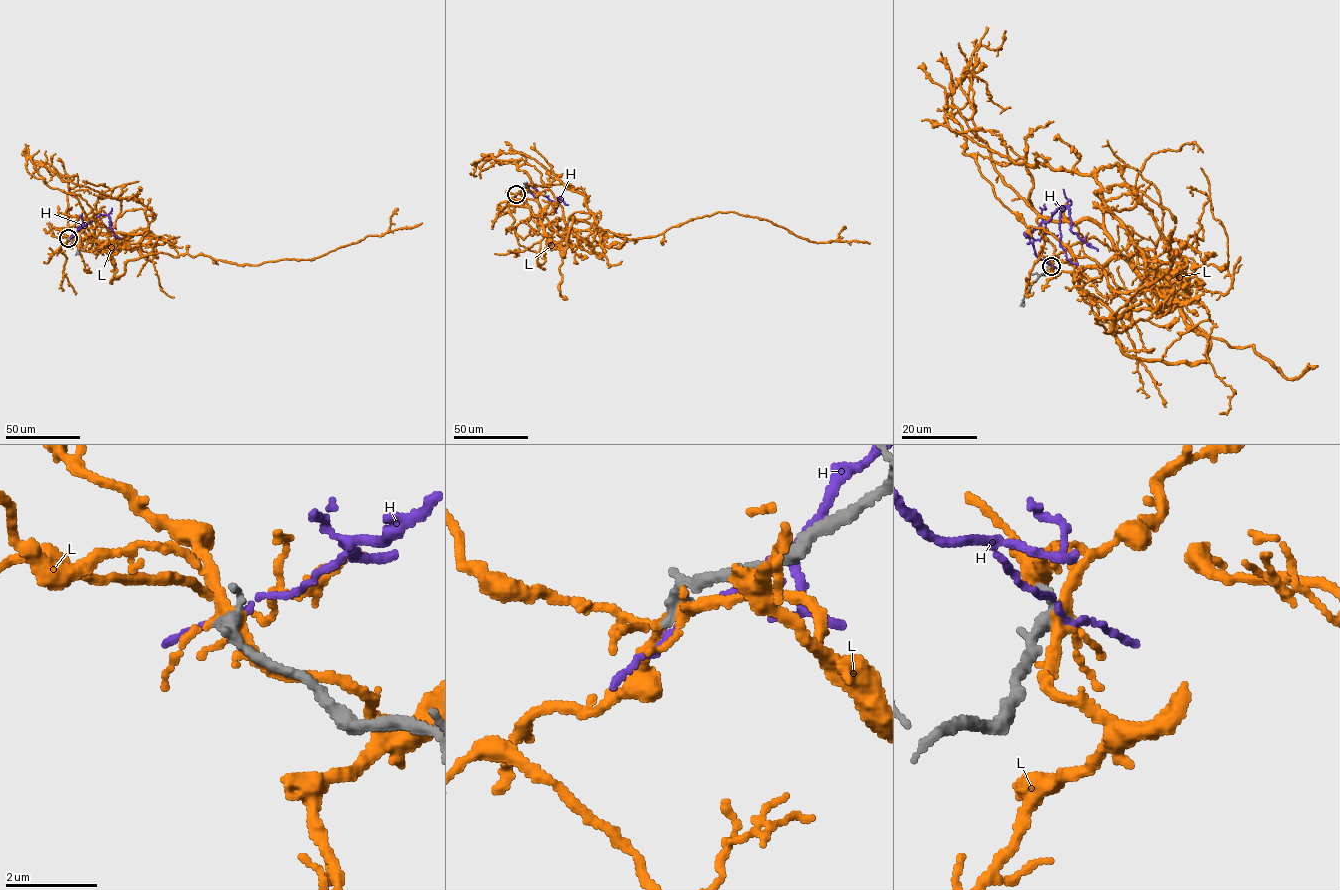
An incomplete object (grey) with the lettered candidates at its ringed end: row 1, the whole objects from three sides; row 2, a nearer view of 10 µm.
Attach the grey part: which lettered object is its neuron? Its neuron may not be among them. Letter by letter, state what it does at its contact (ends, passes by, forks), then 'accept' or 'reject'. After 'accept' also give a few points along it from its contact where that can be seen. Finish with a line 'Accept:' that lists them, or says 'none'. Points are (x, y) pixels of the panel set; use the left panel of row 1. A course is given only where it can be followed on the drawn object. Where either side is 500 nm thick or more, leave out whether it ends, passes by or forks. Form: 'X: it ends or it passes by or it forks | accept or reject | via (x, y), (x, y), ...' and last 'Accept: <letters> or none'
H: it passes by | reject
L: it forks | reject
Accept: none

